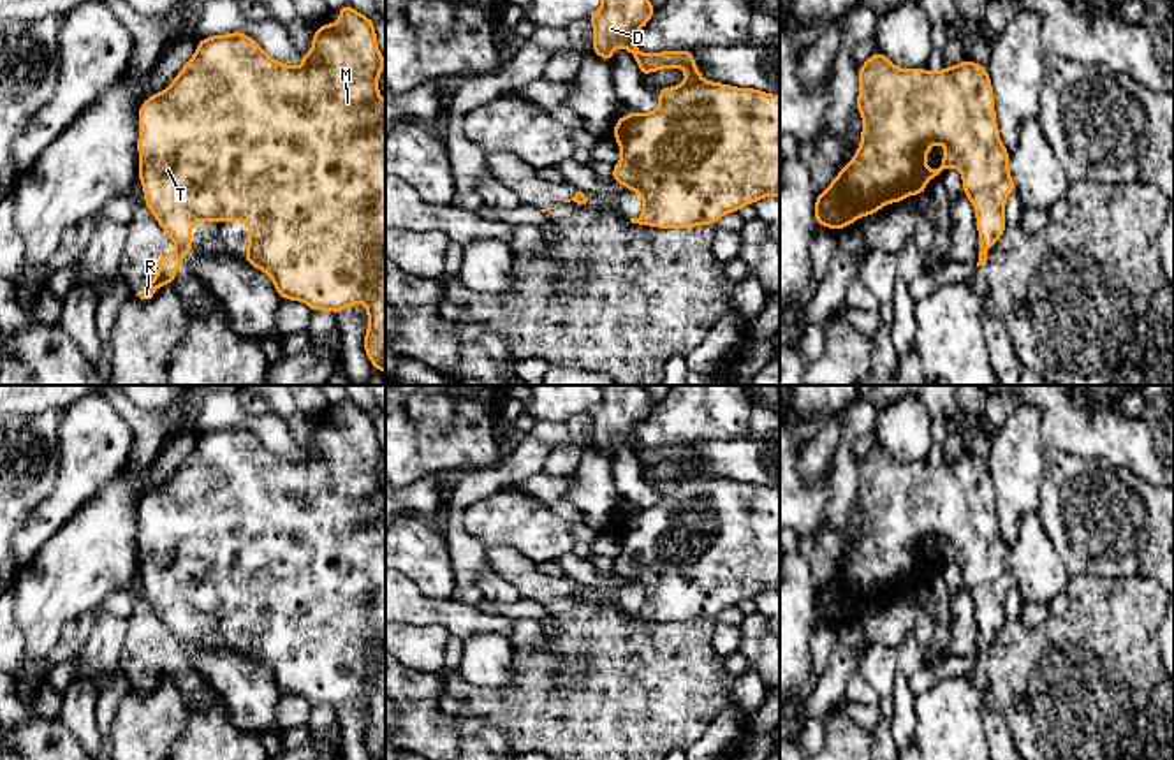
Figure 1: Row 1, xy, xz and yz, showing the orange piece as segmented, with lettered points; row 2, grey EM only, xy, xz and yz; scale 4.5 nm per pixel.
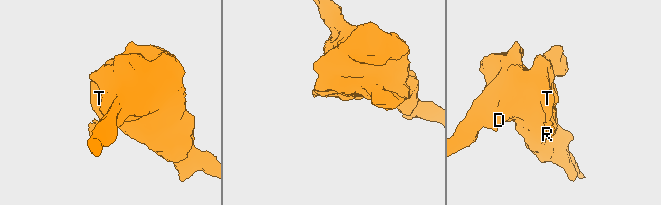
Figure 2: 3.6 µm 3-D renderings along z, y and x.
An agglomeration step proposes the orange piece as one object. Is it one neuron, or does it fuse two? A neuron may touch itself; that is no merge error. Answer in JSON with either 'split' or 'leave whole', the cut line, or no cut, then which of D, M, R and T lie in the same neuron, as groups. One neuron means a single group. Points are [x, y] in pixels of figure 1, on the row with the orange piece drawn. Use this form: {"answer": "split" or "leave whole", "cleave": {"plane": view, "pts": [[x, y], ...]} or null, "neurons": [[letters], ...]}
{"answer": "split", "cleave": {"plane": "xy", "pts": [[180, 245], [189, 248]]}, "neurons": [["D", "M", "T"], ["R"]]}

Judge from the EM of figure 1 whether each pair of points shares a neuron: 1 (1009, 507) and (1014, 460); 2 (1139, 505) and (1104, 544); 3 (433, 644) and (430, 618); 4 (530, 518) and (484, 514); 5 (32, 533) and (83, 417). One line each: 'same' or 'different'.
1: same
2: same
3: different
4: same
5: same

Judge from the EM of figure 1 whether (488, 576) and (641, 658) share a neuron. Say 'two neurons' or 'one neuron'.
two neurons

